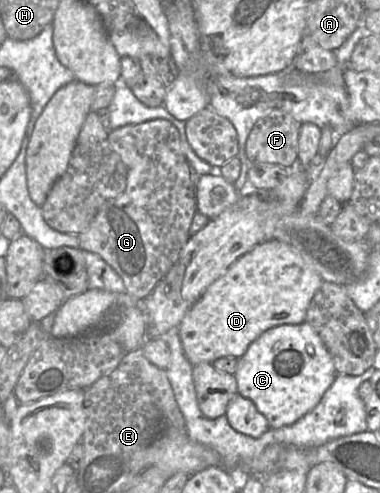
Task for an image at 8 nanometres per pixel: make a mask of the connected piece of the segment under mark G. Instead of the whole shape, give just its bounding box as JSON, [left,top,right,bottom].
[78,119,196,301]

